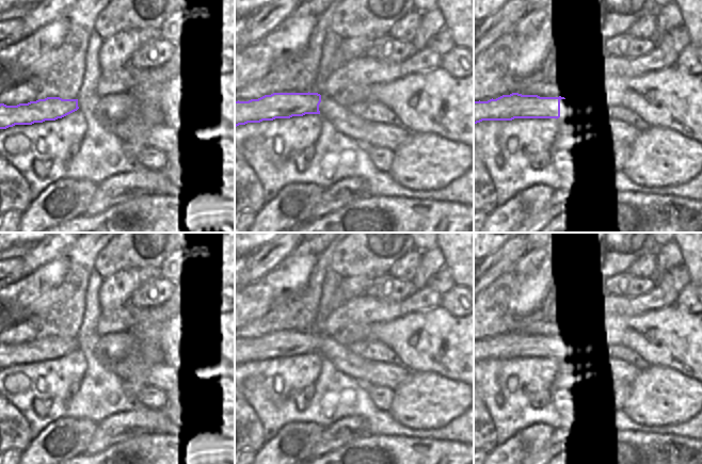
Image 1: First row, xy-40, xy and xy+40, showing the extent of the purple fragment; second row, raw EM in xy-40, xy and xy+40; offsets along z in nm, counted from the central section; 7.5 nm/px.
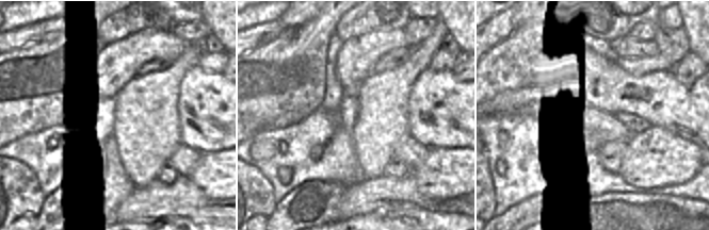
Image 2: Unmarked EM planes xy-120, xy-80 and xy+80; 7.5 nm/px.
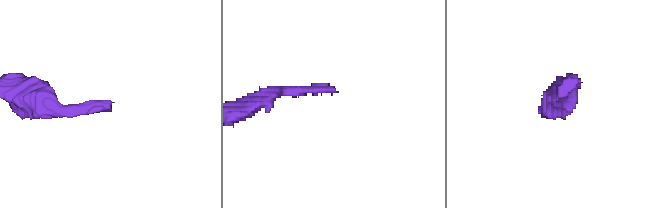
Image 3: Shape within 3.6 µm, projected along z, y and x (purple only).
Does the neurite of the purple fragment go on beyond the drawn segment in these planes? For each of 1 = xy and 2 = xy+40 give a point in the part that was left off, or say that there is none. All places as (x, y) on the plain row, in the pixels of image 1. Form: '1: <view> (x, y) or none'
1: xy (368, 371)
2: xy+40 (591, 362)

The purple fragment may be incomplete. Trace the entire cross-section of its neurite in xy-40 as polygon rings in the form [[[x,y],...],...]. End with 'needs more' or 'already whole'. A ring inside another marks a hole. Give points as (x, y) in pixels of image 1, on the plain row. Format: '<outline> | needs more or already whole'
[[[47,336],[17,345],[0,342],[0,368],[15,364],[32,364],[45,359],[55,359],[78,348],[78,338],[62,338],[60,336]]] | already whole

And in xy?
[[[273,332],[249,340],[235,340],[235,366],[275,357],[320,353],[337,370],[369,385],[398,387],[411,372],[402,364],[365,359],[334,338],[318,332]]] | needs more

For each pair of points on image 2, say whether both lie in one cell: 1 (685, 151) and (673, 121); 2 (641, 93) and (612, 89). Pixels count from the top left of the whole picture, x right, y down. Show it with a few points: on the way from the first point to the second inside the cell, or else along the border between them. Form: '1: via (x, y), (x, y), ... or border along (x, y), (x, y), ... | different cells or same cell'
1: border along (656, 127), (664, 127), (697, 147) | different cells
2: via (633, 93), (619, 92) | same cell

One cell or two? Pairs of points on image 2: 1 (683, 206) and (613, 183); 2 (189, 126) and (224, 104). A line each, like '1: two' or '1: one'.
1: two
2: one

